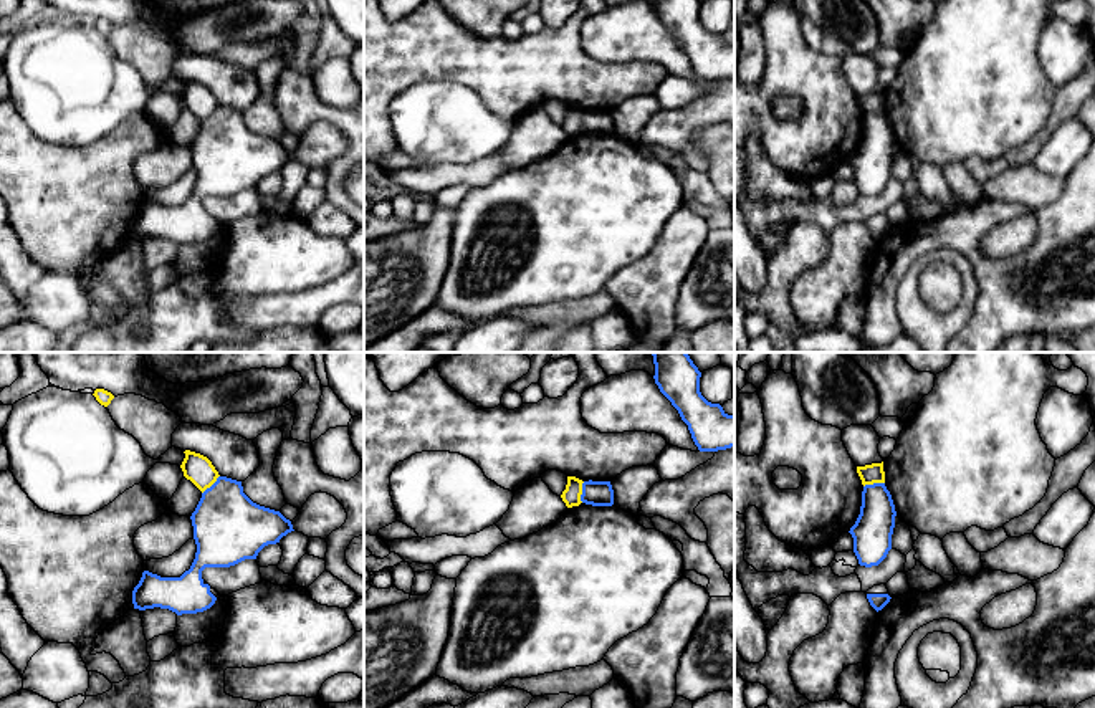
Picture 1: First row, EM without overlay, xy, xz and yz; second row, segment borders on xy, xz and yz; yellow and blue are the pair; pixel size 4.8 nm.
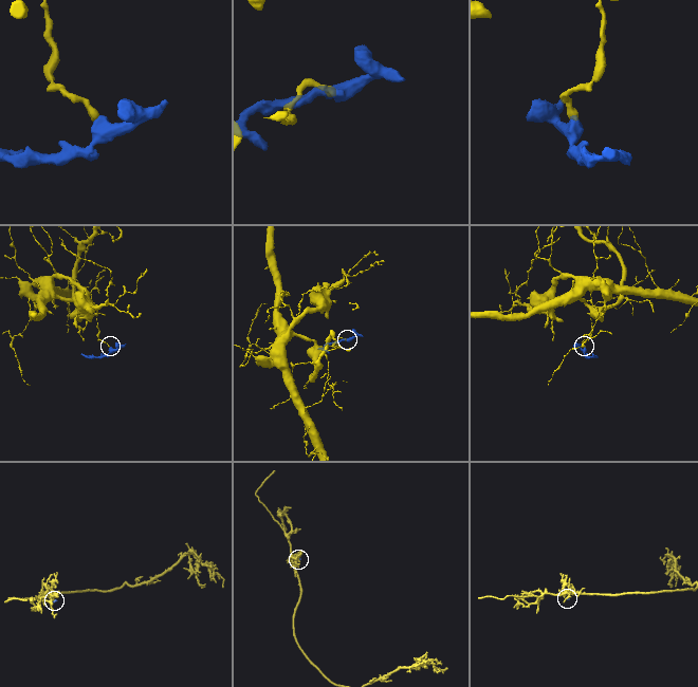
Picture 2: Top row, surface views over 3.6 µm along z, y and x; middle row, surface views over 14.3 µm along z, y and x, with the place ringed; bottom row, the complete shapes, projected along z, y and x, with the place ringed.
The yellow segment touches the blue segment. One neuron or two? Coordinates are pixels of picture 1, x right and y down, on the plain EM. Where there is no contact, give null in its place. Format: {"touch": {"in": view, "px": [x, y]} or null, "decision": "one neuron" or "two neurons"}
{"touch": {"in": "xz", "px": [581, 121]}, "decision": "two neurons"}

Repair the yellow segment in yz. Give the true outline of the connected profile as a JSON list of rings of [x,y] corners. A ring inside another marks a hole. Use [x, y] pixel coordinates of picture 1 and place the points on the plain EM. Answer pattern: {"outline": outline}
{"outline": [[[883,91],[865,96],[857,96],[862,114],[885,112]]]}

